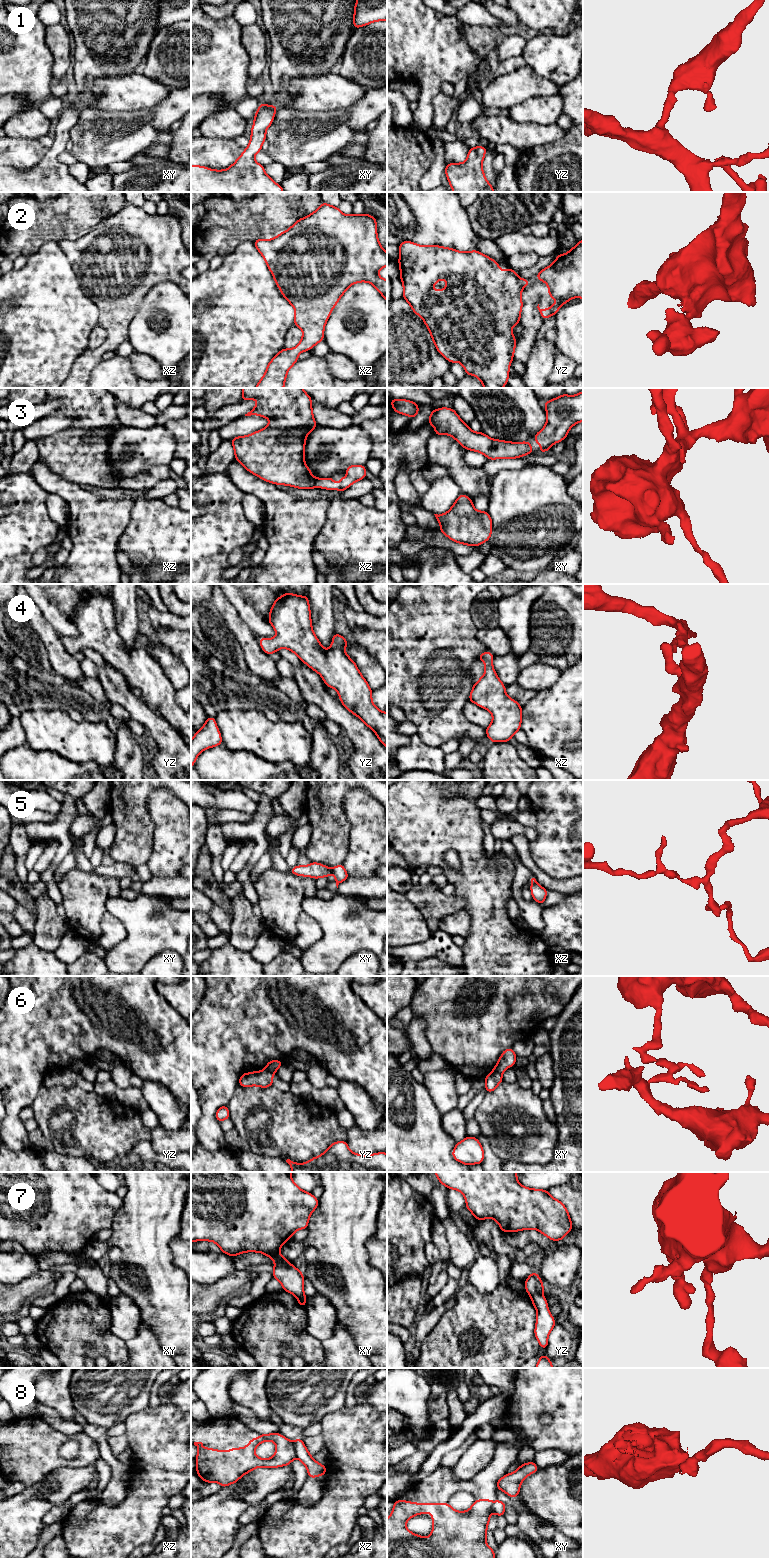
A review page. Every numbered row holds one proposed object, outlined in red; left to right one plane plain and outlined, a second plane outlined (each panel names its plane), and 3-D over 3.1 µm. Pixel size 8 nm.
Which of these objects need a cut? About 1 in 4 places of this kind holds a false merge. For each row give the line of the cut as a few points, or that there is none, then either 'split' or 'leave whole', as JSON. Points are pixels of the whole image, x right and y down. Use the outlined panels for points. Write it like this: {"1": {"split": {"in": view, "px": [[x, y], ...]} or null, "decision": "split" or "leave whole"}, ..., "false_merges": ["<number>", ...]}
{"1": {"split": null, "decision": "leave whole"}, "2": {"split": null, "decision": "leave whole"}, "3": {"split": null, "decision": "leave whole"}, "4": {"split": null, "decision": "leave whole"}, "5": {"split": {"in": "xy", "px": [[330, 868], [332, 872]]}, "decision": "split"}, "6": {"split": {"in": "yz", "px": [[264, 1069], [273, 1073]]}, "decision": "split"}, "7": {"split": {"in": "yz", "px": [[541, 1294], [535, 1294], [531, 1297]]}, "decision": "split"}, "8": {"split": {"in": "xz", "px": [[292, 1443], [297, 1456]]}, "decision": "split"}, "false_merges": ["5", "6", "7", "8"]}

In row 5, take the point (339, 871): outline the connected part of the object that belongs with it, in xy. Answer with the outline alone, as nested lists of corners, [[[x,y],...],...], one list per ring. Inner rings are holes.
[[[343,864],[337,865],[331,869],[332,869],[332,873],[335,876],[335,881],[337,881],[339,883],[345,881],[349,877]]]

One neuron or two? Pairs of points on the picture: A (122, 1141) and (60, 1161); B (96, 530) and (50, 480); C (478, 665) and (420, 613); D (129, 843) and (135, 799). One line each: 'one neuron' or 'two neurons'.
A: two neurons
B: one neuron
C: two neurons
D: one neuron

